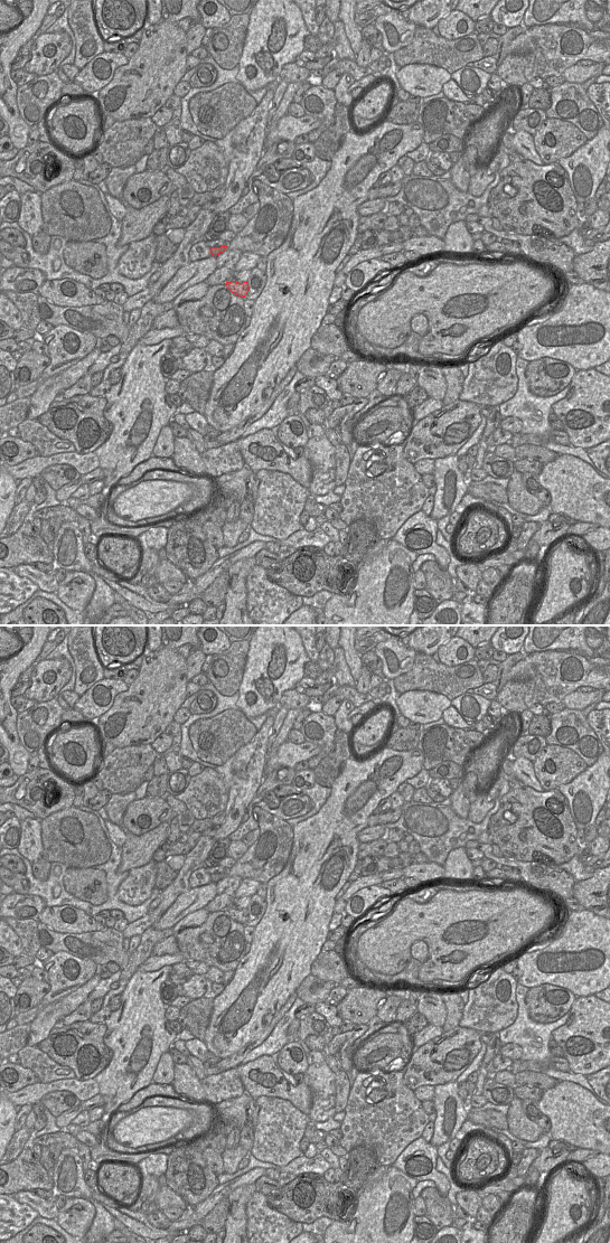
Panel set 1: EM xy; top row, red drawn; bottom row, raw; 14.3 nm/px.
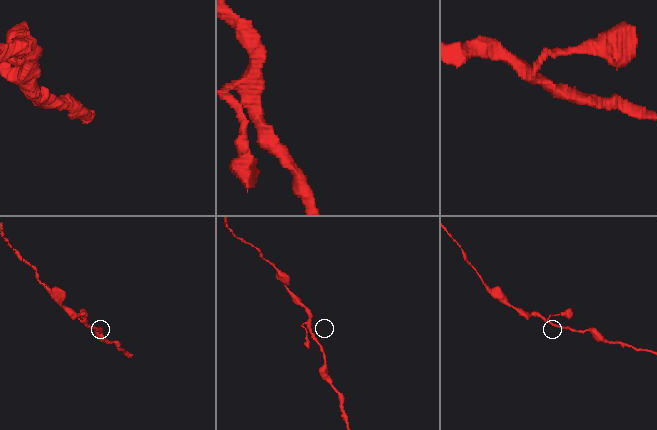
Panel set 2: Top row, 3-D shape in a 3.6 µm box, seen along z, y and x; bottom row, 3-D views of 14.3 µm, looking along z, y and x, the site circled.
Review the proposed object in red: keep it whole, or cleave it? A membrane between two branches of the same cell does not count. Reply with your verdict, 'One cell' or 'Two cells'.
One cell.

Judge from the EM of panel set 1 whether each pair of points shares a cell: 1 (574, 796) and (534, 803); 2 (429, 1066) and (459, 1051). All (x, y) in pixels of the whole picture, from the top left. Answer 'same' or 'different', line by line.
1: different
2: same

